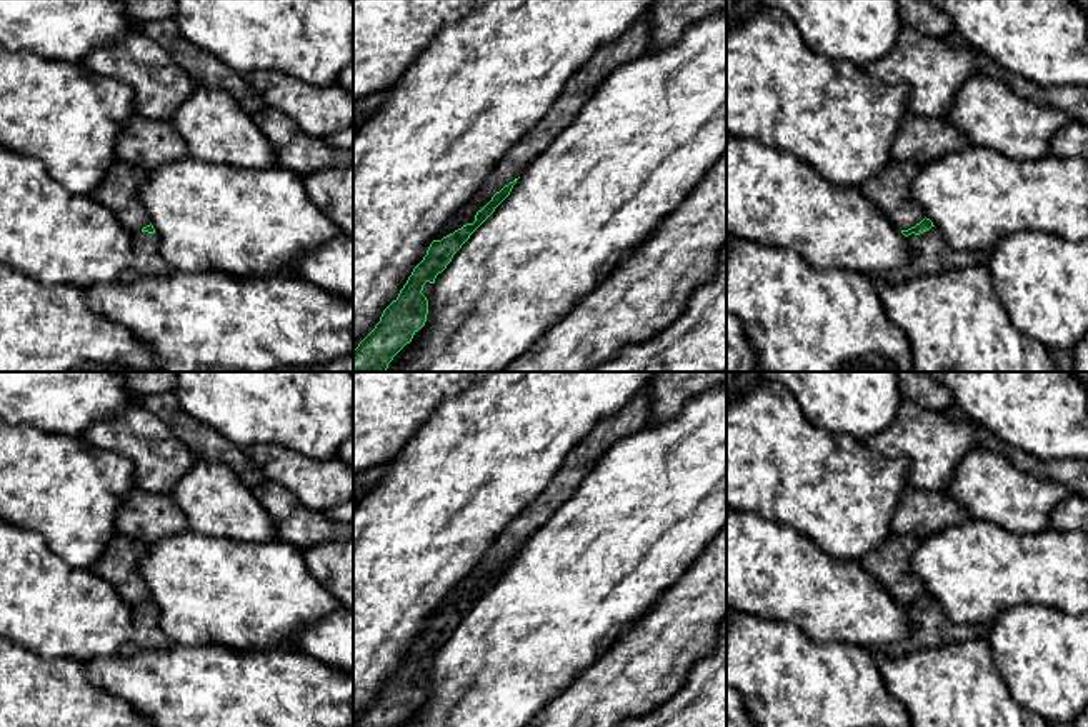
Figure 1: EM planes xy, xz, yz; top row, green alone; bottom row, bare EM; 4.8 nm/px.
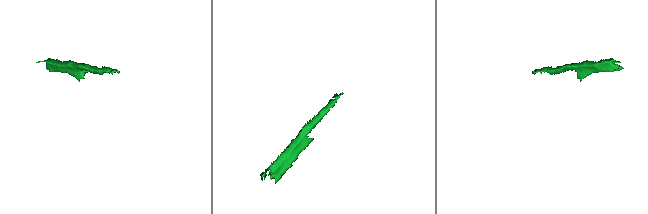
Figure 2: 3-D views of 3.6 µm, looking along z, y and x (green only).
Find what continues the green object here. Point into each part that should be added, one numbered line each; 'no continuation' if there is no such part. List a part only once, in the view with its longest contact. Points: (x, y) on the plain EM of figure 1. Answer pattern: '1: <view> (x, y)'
1: yz (928, 627)

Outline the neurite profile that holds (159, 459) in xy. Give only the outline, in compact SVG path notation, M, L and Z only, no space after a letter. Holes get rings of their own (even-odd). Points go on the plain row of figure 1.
M140 402L95 422L80 437L123 455L133 467L137 489L147 492L168 492L195 462L190 449Z

